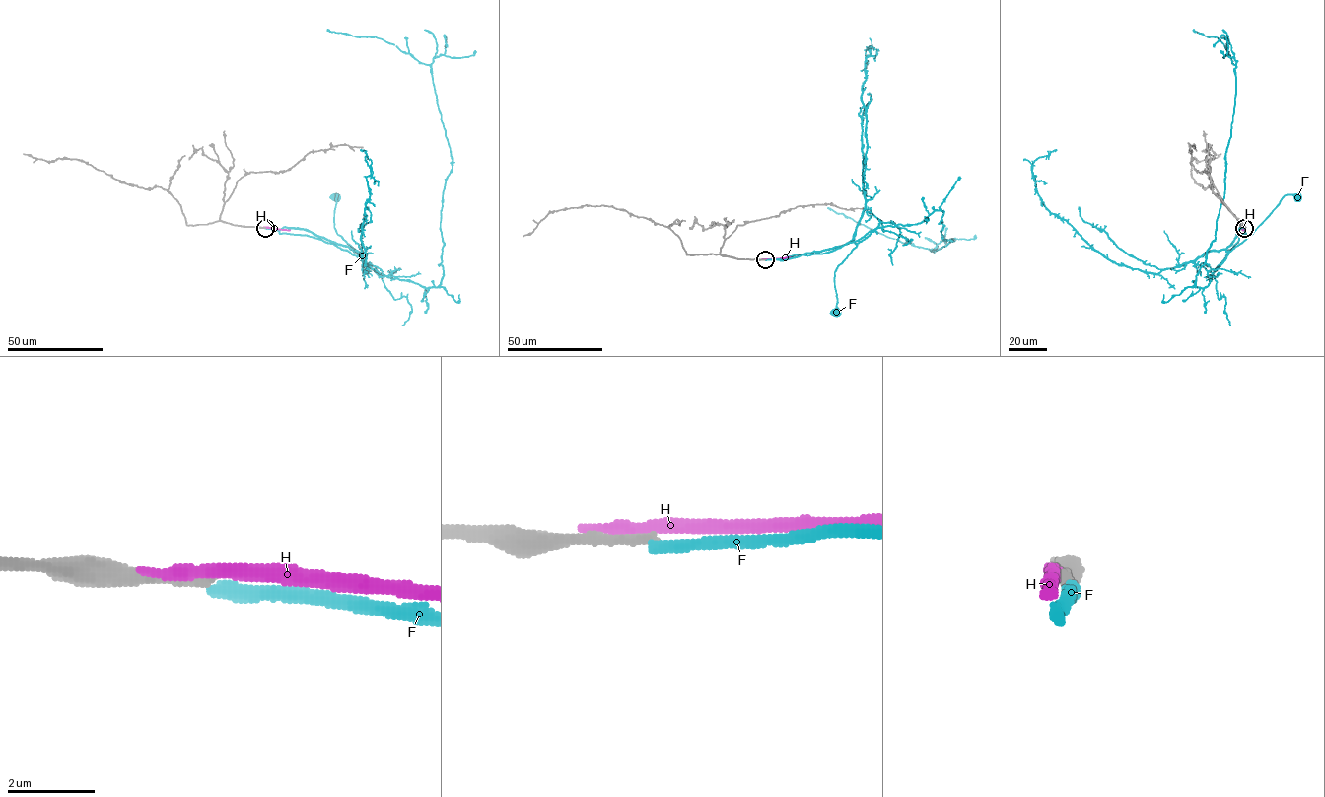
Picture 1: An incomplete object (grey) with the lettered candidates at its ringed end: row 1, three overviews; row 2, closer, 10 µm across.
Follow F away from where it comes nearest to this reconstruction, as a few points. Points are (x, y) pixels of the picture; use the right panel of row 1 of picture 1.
F: (1244, 228), (1239, 229), (1224, 250), (1230, 251), (1240, 244), (1285, 195), (1297, 196)

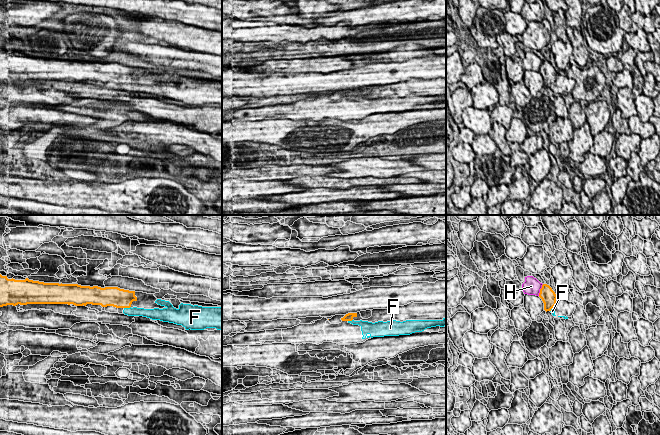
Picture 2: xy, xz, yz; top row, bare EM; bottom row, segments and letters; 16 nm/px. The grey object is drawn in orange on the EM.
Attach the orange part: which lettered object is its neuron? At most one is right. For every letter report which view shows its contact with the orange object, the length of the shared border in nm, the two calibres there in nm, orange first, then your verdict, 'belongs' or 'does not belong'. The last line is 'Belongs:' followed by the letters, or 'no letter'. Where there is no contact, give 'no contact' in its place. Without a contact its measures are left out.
F: meets orange in xy; contact 120 nm long; 320 nm thick on the orange side, 140 nm on the other; does not belong
H: meets orange in yz; contact 200 nm long; 240 nm thick on the orange side, 280 nm on the other; does not belong
Belongs: no letter

